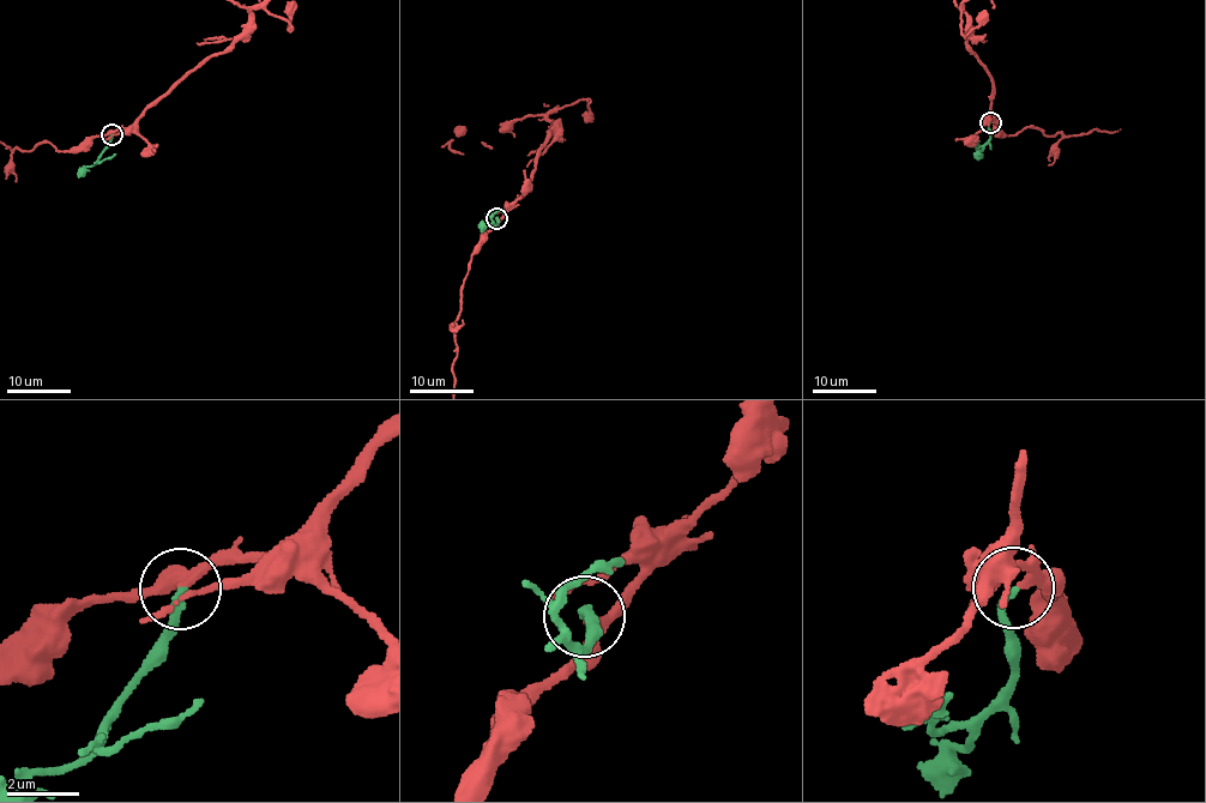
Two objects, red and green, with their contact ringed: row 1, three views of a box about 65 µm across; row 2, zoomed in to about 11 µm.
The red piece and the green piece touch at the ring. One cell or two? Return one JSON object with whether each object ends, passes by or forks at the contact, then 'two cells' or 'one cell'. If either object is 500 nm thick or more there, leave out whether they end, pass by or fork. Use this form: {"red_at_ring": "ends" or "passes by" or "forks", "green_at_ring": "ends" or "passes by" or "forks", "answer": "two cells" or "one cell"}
{"red_at_ring": "passes by", "green_at_ring": "ends", "answer": "one cell"}

